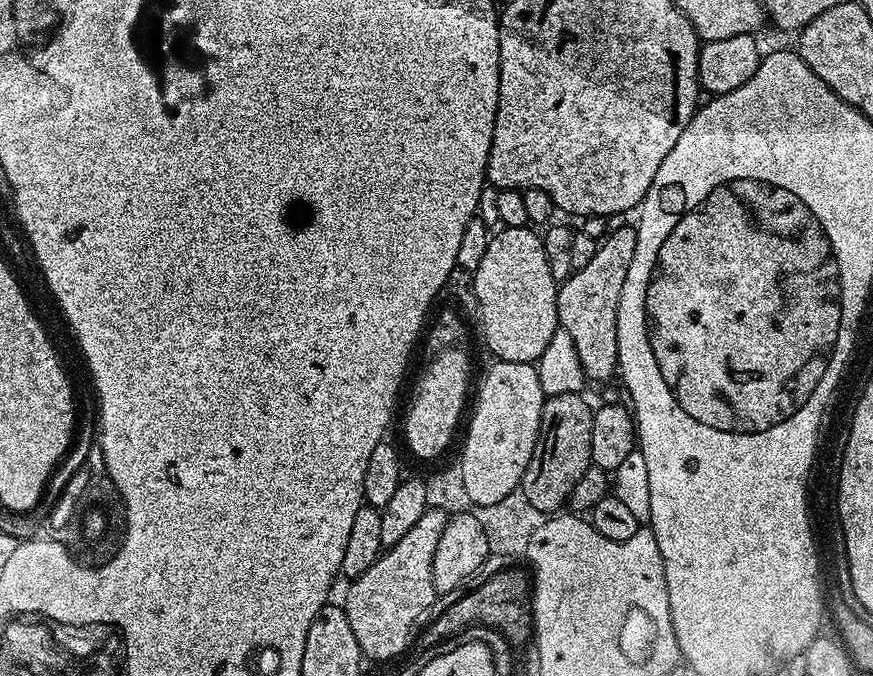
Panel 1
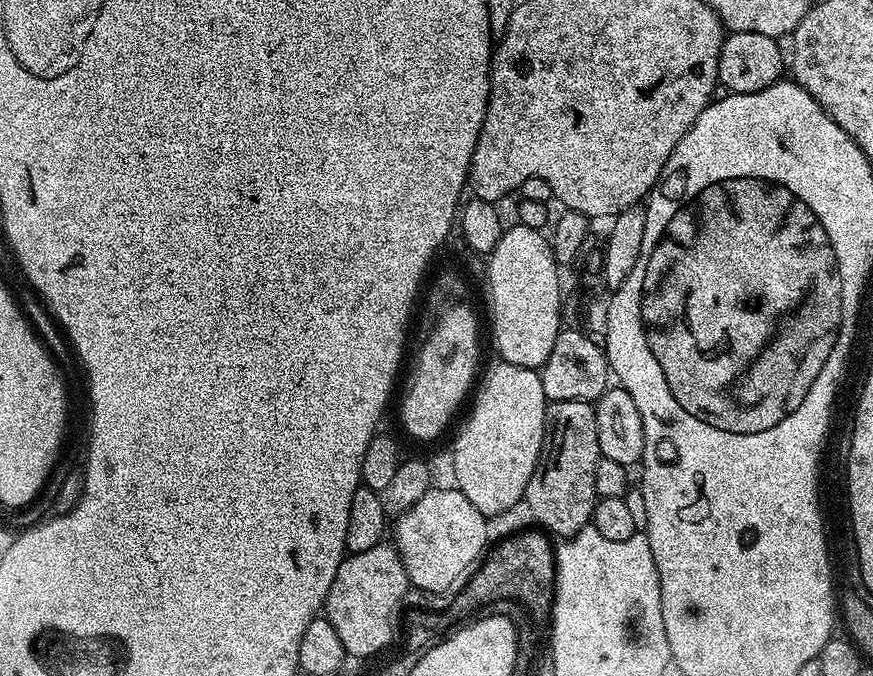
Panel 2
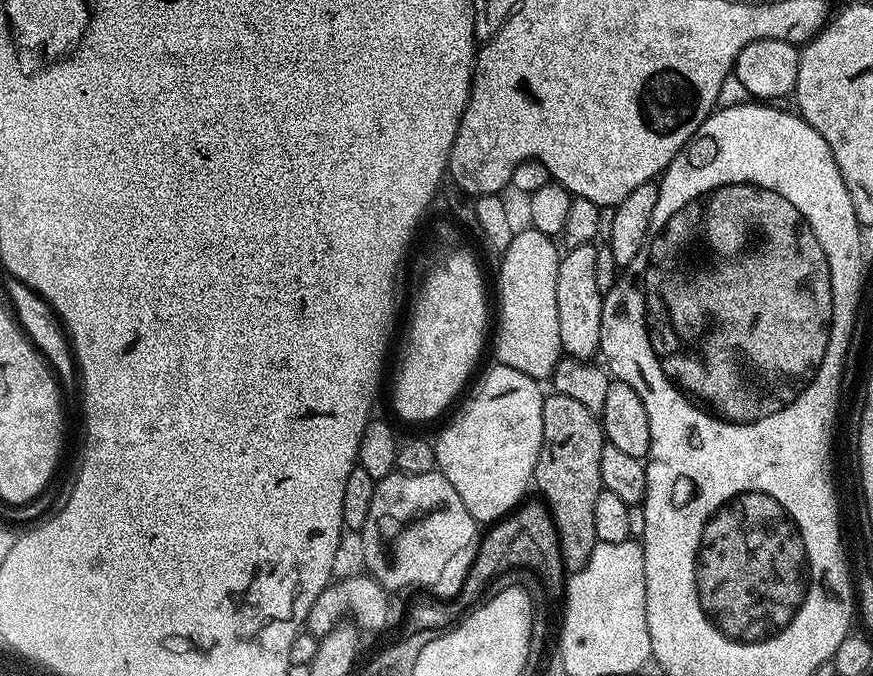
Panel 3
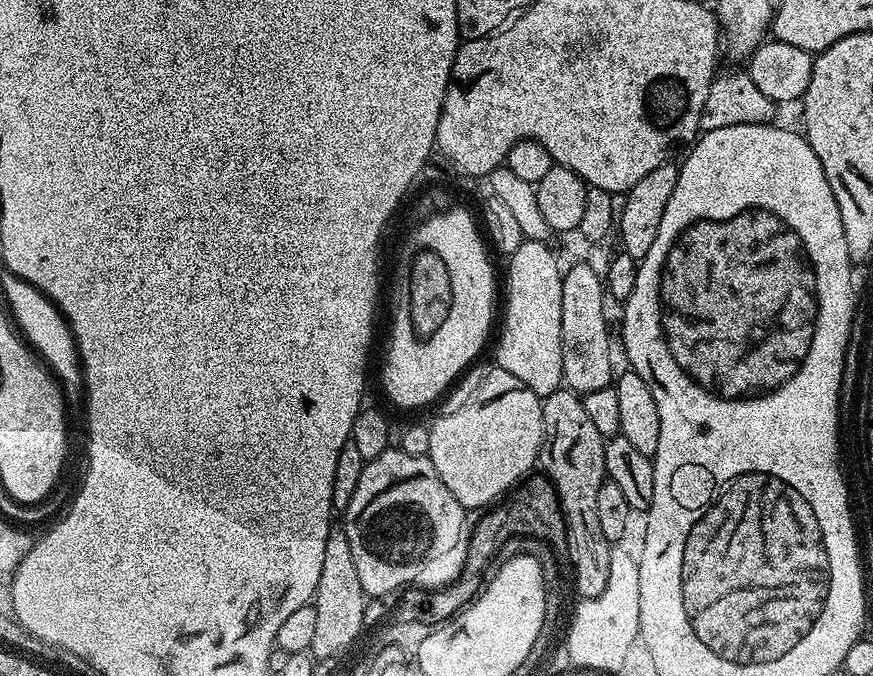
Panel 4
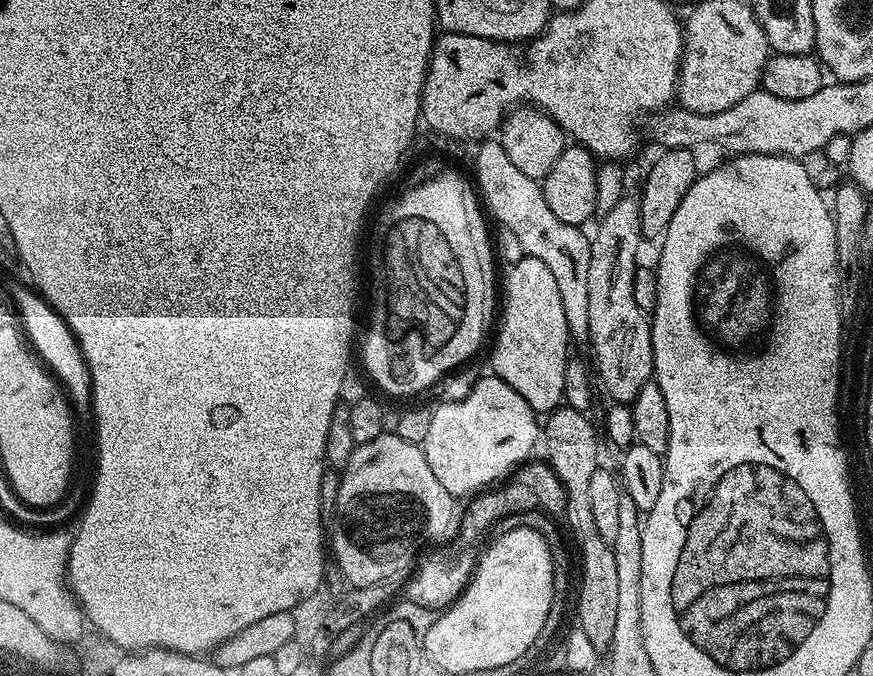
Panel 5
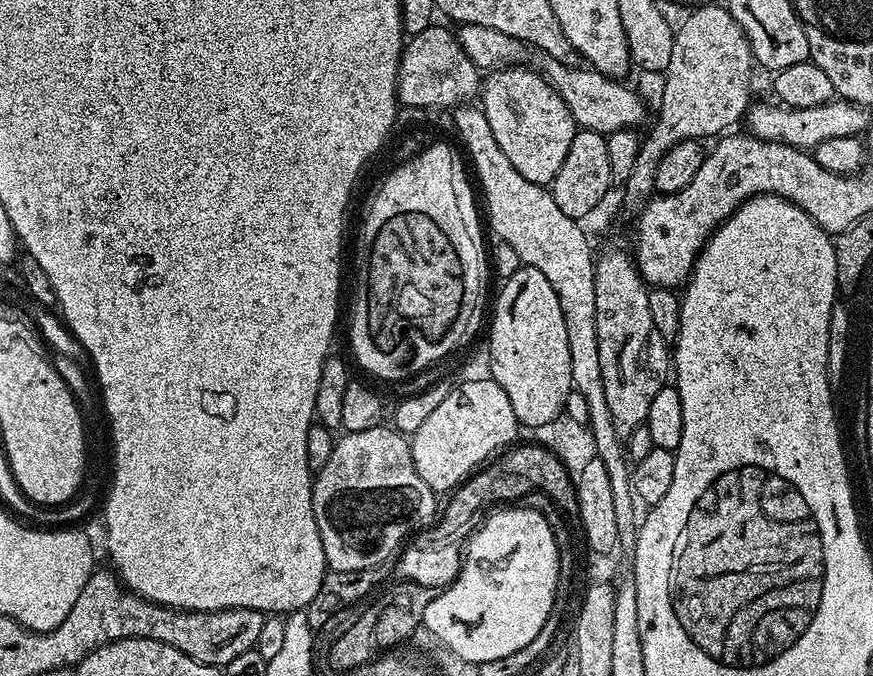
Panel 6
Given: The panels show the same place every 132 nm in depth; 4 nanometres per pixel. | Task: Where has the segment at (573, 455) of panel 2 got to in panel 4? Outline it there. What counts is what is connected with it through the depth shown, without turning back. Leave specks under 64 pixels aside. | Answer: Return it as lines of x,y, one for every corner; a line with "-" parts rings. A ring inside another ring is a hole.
561,386
557,392
543,397
540,409
544,423
544,440
540,444
538,464
543,475
554,486
558,494
558,502
562,506
562,514
566,522
567,552
577,563
577,576
579,576
580,589
584,593
602,592
606,588
606,578
610,578
610,558
614,548
602,534
602,525
598,522
598,486
606,479
604,474
604,446
606,438
598,434
594,422
586,415
586,406
577,393
571,392
567,386

